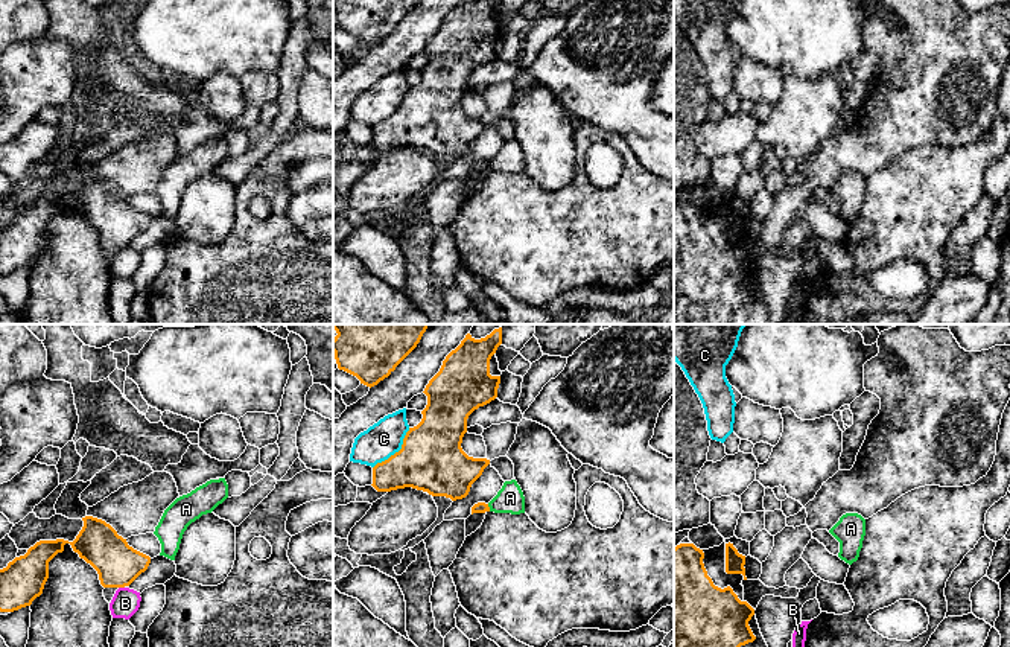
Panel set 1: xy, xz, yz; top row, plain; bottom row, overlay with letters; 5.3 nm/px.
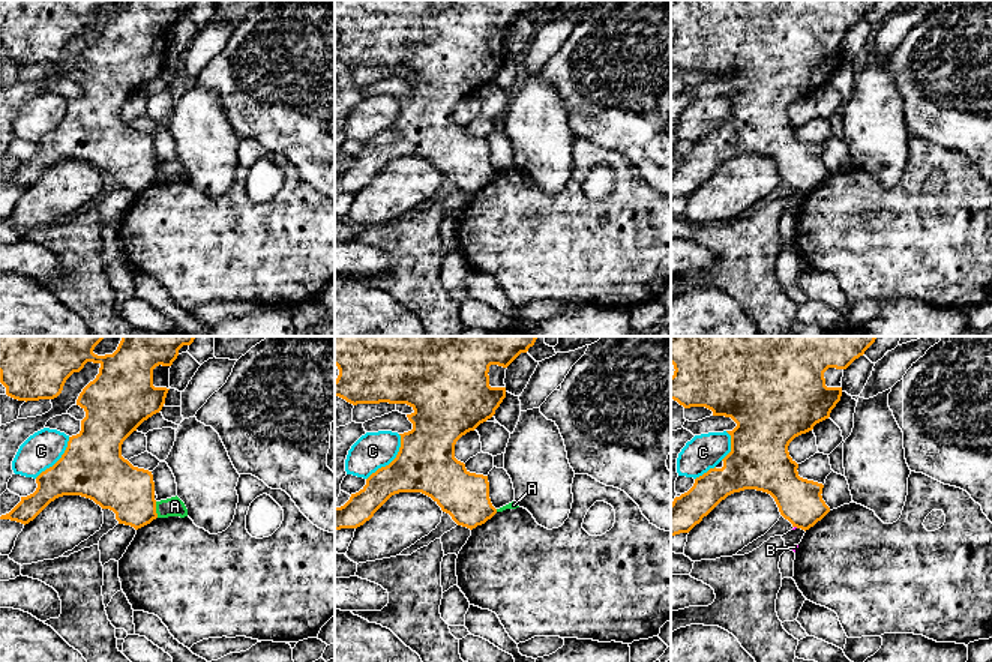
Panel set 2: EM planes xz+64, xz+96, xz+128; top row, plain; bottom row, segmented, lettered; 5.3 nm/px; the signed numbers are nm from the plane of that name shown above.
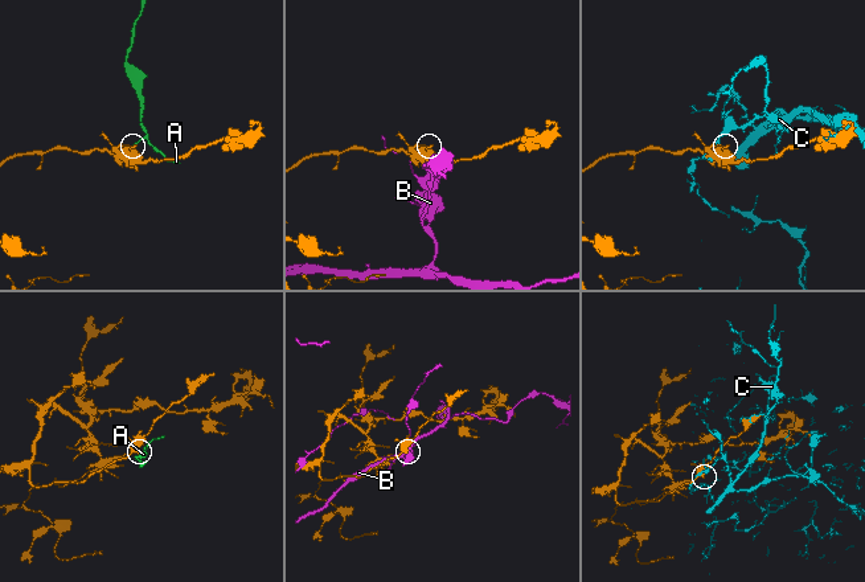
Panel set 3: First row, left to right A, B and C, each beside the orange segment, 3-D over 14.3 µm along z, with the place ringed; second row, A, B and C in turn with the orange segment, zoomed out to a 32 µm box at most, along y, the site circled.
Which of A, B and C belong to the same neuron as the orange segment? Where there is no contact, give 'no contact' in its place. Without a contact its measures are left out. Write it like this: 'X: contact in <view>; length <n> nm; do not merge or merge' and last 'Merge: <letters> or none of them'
A: contact in xz; length 40 nm; do not merge
B: contact in xy; length 30 nm; do not merge
C: contact in xz; length 300 nm; do not merge
Merge: none of them

